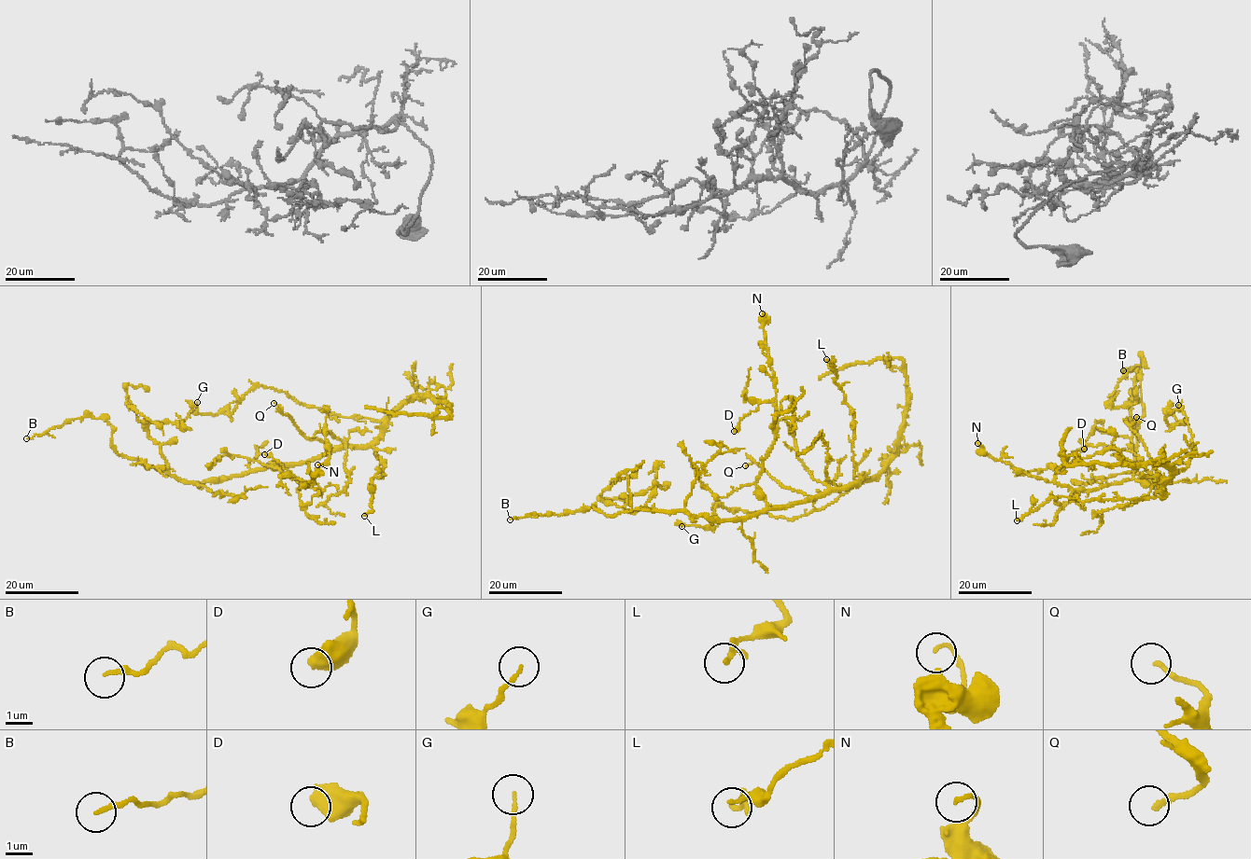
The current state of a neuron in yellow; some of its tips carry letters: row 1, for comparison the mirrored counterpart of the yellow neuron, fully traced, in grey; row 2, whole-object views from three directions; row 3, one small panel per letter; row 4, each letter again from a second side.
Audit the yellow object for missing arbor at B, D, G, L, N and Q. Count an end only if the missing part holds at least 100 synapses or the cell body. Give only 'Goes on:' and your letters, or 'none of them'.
Goes on: none of them

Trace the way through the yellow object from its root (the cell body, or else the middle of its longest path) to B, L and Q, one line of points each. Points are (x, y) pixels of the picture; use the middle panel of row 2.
B: (796, 502), (732, 519), (637, 509), (607, 516), (593, 505), (561, 515), (531, 513), (510, 519)
L: (796, 502), (813, 500), (831, 490), (848, 489), (854, 481), (853, 415), (836, 382), (833, 362), (826, 359)
Q: (796, 502), (815, 498), (784, 487), (753, 461), (745, 465)

